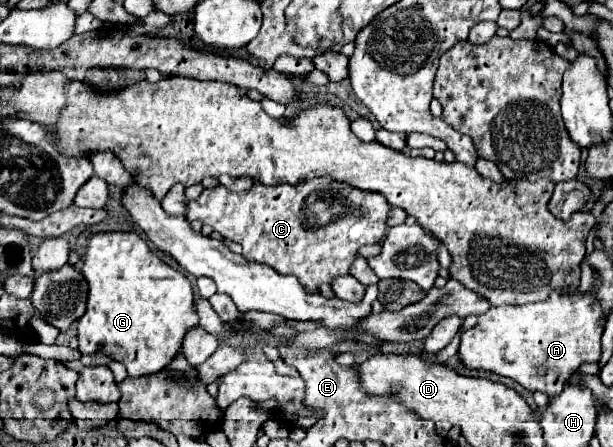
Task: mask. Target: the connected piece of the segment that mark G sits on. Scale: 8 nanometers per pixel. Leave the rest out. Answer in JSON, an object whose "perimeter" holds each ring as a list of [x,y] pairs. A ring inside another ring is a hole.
{"perimeter":[[[98,232],[98,234],[92,234],[86,242],[86,248],[84,248],[84,254],[82,254],[82,276],[86,278],[88,282],[88,302],[86,302],[86,312],[84,316],[78,320],[78,348],[82,354],[94,354],[94,352],[102,352],[106,356],[110,356],[112,360],[118,360],[122,362],[126,368],[128,368],[128,376],[146,376],[146,374],[154,374],[154,372],[160,372],[162,368],[166,368],[172,358],[176,356],[176,352],[180,350],[182,346],[182,338],[184,334],[198,324],[198,314],[194,310],[194,300],[192,300],[192,284],[190,280],[178,272],[176,268],[168,266],[164,260],[160,260],[148,246],[146,242],[136,234],[136,232]],[[120,242],[128,242],[128,250],[120,250]]]}

